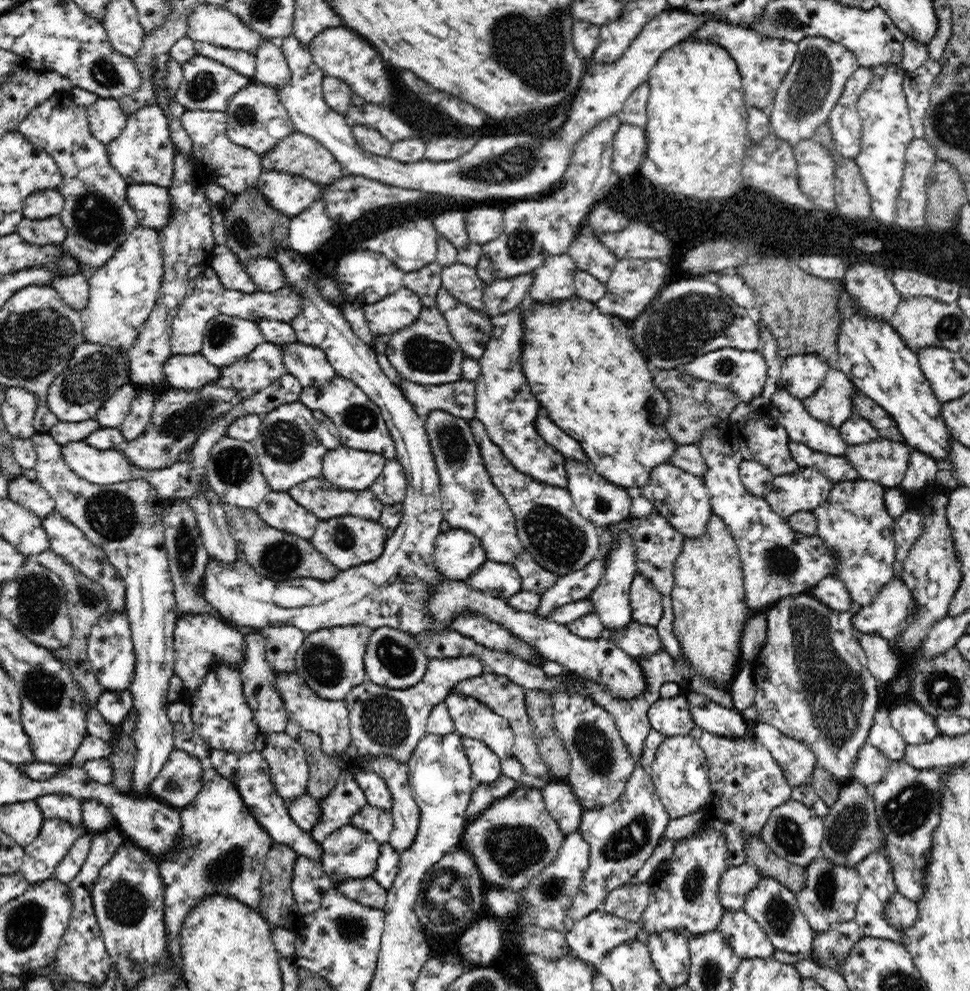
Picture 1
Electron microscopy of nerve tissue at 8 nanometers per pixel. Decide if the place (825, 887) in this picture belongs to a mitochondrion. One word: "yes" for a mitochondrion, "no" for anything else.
yes

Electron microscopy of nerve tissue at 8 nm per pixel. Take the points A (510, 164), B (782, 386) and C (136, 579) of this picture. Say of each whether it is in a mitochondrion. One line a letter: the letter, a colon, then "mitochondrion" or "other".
A: mitochondrion
B: other
C: other

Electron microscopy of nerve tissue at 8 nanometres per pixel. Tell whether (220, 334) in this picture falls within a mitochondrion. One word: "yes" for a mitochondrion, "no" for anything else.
yes

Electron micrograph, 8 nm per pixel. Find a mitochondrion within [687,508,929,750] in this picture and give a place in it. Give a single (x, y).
(779, 561)

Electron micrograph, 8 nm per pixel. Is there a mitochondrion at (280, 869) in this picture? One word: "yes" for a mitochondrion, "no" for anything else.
no

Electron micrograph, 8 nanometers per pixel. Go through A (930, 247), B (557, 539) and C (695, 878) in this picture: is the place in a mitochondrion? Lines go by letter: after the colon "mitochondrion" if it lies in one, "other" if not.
A: other
B: mitochondrion
C: mitochondrion

